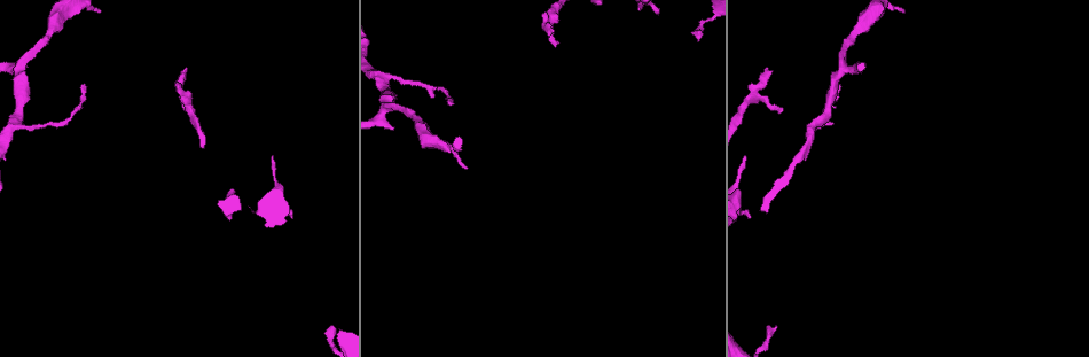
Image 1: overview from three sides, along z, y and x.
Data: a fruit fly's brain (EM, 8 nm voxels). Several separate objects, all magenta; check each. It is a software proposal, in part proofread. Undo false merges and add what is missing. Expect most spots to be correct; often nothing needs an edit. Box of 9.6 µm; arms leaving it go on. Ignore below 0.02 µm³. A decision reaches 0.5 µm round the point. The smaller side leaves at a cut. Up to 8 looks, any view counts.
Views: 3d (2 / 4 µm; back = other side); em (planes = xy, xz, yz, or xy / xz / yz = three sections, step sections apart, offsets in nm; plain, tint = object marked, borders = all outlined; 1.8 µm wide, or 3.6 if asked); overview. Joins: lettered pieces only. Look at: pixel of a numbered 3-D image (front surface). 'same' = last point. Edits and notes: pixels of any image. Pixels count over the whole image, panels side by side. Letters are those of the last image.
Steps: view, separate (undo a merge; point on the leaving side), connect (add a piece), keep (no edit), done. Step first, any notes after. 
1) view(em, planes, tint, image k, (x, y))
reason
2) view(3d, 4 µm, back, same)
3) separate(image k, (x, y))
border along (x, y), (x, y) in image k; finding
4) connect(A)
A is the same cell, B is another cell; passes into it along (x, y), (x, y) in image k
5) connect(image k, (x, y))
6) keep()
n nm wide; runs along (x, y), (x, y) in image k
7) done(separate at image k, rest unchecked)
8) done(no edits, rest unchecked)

view(3d, 2 µm, image 1, (751, 216))
tapers out

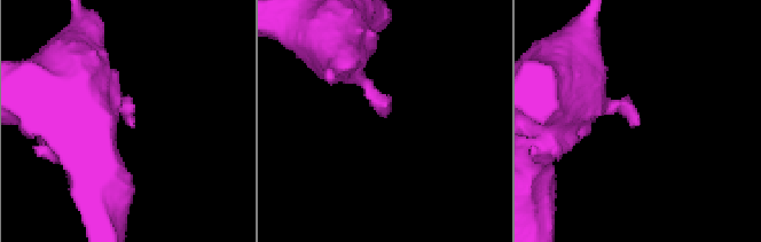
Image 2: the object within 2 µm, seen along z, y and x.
view(em, planes, tint, image 2, (383, 116))

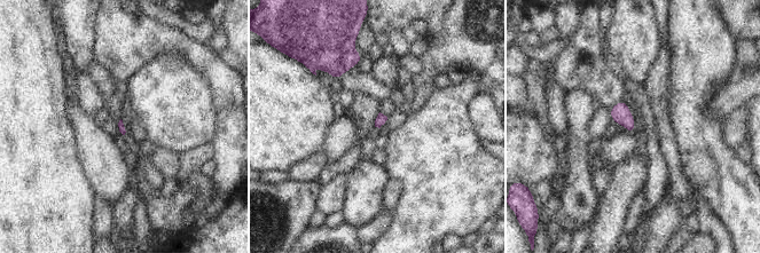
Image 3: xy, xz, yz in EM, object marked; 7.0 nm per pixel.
view(em, planes, borders, same)
what lies round it

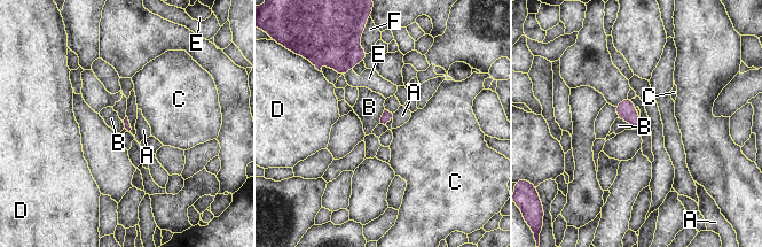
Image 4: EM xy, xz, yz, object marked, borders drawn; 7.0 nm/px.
keep()
A, B, C, D, E and F are other cells; border along (618, 117), (628, 122), (635, 129) in image 4; none of them fits

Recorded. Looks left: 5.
view(em, planes, borders, image 1, (330, 326))
end of a long branch

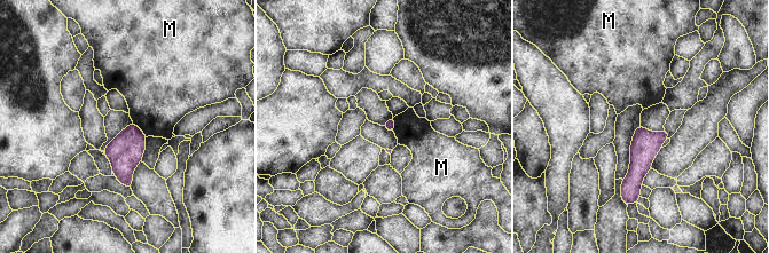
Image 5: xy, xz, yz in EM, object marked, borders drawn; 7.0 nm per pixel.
keep()
M is another cell; border along (132, 120), (147, 136) in image 5; none of them fits

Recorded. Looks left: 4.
view(3d, 2 µm, back, image 1, (99, 11))
branch stops here

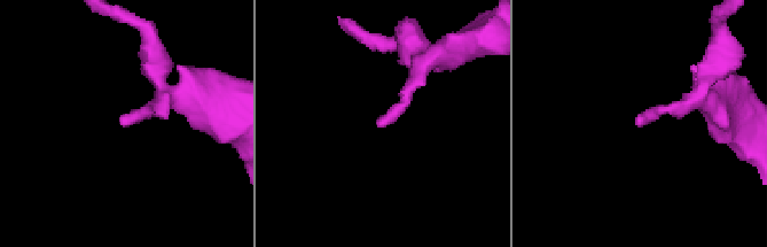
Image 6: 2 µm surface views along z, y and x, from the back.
view(em, xy, step 4, borders, image 6, (636, 121))
now the EM

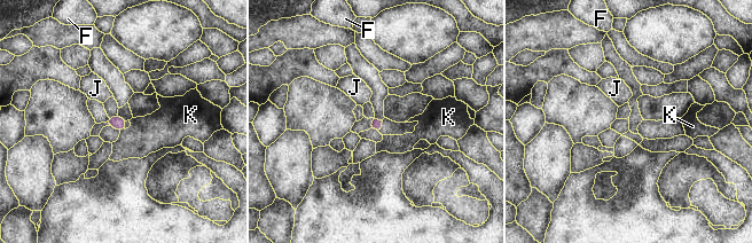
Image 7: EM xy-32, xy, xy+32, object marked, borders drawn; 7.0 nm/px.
keep()
F, J and K are other cells; no lettered piece goes on from it

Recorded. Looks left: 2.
done(no edits, rest unchecked)

